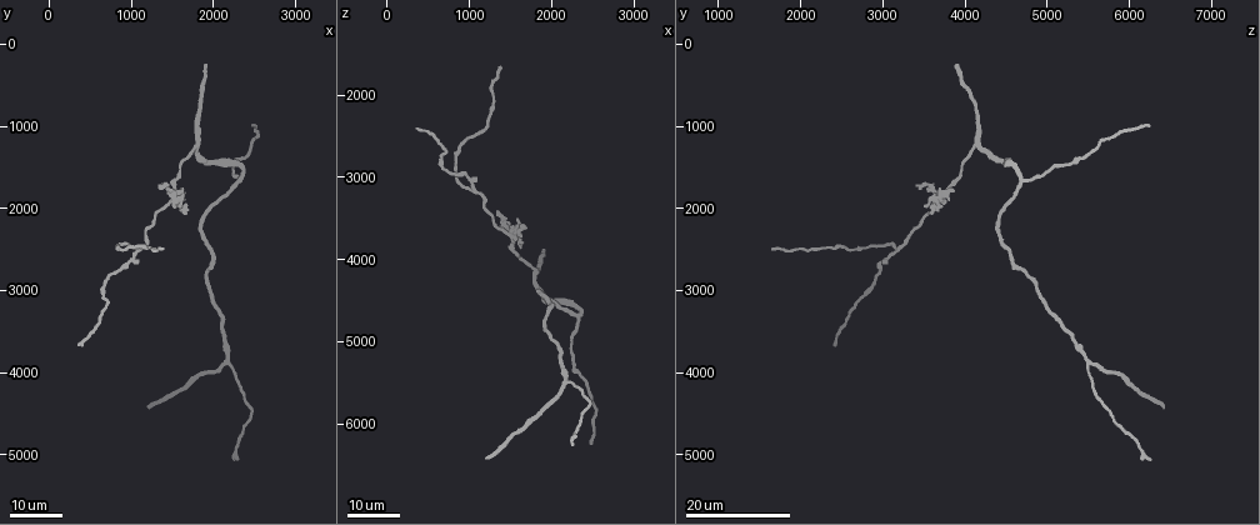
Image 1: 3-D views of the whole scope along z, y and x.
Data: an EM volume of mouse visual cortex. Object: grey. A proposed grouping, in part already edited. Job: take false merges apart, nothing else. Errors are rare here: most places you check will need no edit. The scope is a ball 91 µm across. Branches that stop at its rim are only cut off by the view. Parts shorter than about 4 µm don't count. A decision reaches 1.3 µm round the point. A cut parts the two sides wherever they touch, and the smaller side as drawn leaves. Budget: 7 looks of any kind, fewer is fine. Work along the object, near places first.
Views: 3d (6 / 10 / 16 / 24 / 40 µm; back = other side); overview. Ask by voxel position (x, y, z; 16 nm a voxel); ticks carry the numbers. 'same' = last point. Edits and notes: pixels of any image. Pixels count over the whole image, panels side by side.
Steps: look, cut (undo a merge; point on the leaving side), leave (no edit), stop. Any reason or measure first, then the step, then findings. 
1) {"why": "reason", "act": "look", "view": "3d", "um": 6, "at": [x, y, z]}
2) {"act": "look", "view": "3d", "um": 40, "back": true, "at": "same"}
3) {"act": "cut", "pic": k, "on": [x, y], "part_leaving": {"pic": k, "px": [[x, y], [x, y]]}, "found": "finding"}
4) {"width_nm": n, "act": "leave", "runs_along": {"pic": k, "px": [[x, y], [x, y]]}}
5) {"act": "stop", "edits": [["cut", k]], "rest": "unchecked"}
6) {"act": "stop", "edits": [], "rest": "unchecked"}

{"why": "three-way junction", "act": "look", "view": "3d", "um": 16, "at": [2150, 3900, 5550]}

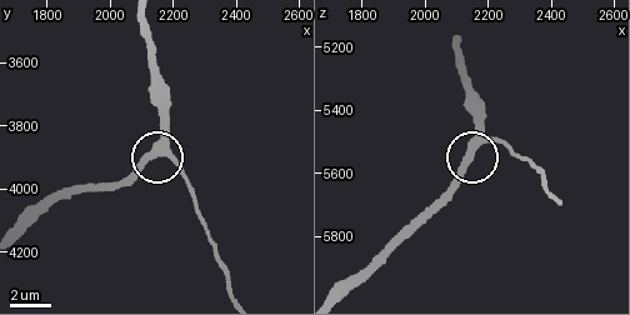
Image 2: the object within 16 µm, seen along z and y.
{"act": "look", "view": "3d", "um": 6, "at": [2170, 3880, 5510]}

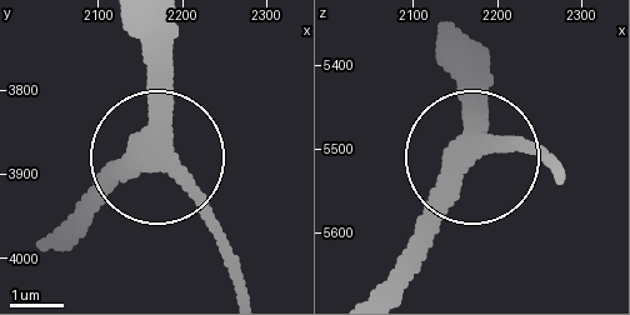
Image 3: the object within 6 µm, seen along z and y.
{"act": "leave", "found": "one cell here"}

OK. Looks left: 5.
{"why": "branch point", "act": "look", "view": "3d", "um": 16, "at": [1050, 2500, 3150]}

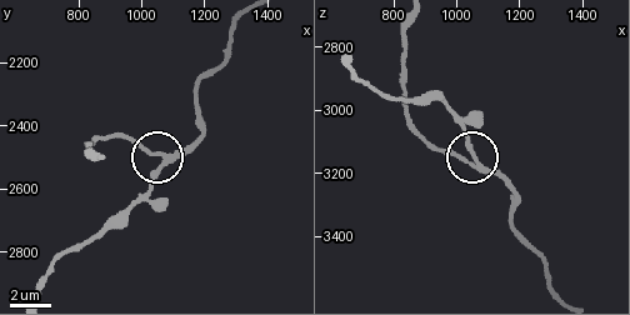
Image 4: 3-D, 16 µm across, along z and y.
{"act": "look", "view": "3d", "um": 10, "at": [1060, 2520, 3160]}

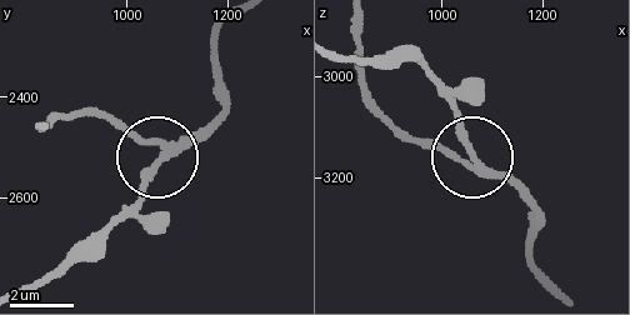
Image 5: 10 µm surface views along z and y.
{"arms": 3, "act": "leave", "runs_along": {"pic": 5, "px": [[550, 288], [534, 265], [531, 206], [478, 166], [439, 96]]}, "found": "one cell here"}

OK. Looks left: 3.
{"why": "side arm on a straight run", "act": "look", "view": "3d", "um": 24, "at": [1800, 1250, 4100]}

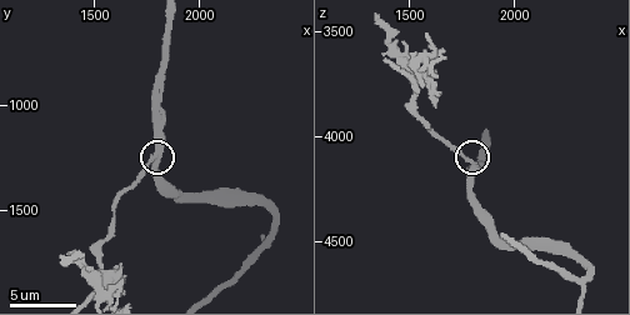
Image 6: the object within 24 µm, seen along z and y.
{"act": "look", "view": "3d", "um": 6, "at": [1800, 1210, 4120]}

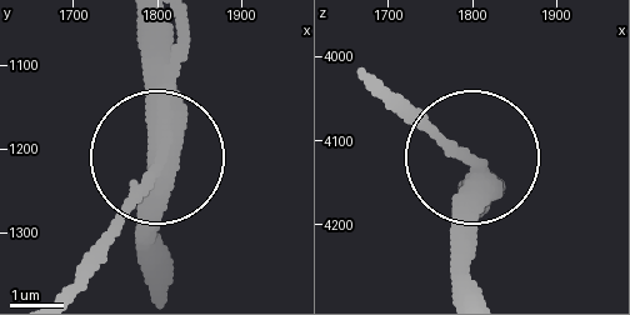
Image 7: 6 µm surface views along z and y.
{"arms": 3, "act": "leave", "runs_along": {"pic": 7, "px": [[166, 263], [149, 240], [163, 34]]}, "found": "one cell here"}

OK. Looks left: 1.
{"act": "stop", "edits": [], "rest": "unchecked"}

